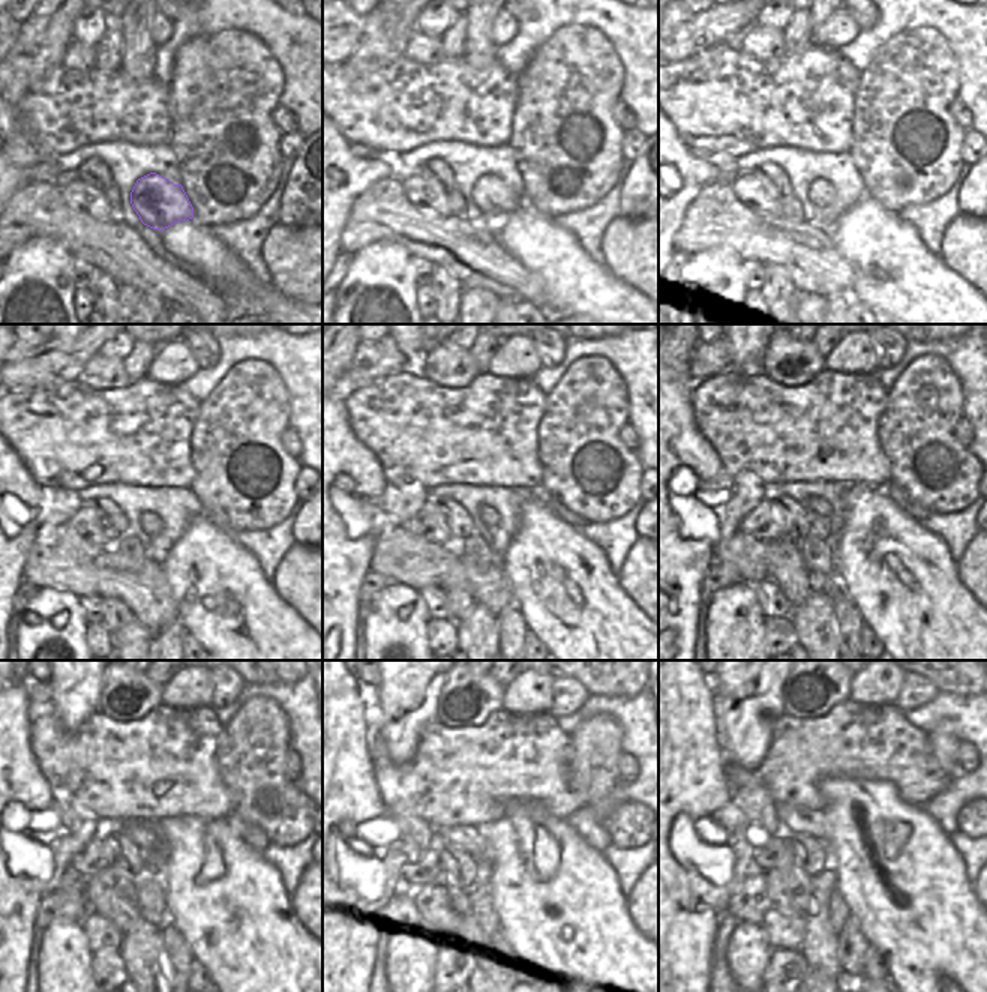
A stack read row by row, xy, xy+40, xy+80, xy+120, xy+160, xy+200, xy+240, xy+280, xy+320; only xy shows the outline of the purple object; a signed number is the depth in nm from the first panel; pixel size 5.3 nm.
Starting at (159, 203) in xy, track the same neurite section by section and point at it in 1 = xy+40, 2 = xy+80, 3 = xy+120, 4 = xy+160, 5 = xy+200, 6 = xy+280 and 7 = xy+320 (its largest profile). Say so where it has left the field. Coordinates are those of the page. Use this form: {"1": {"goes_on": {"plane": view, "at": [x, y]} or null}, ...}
{"1": {"goes_on": {"plane": "xy+40", "at": [491, 195]}}, "2": {"goes_on": {"plane": "xy+80", "at": [821, 192]}}, "3": {"goes_on": {"plane": "xy+120", "at": [150, 523]}}, "4": {"goes_on": {"plane": "xy+160", "at": [489, 517]}}, "5": {"goes_on": {"plane": "xy+200", "at": [816, 505]}}, "6": {"goes_on": {"plane": "xy+280", "at": [477, 839]}}, "7": {"goes_on": {"plane": "xy+320", "at": [800, 820]}}}

